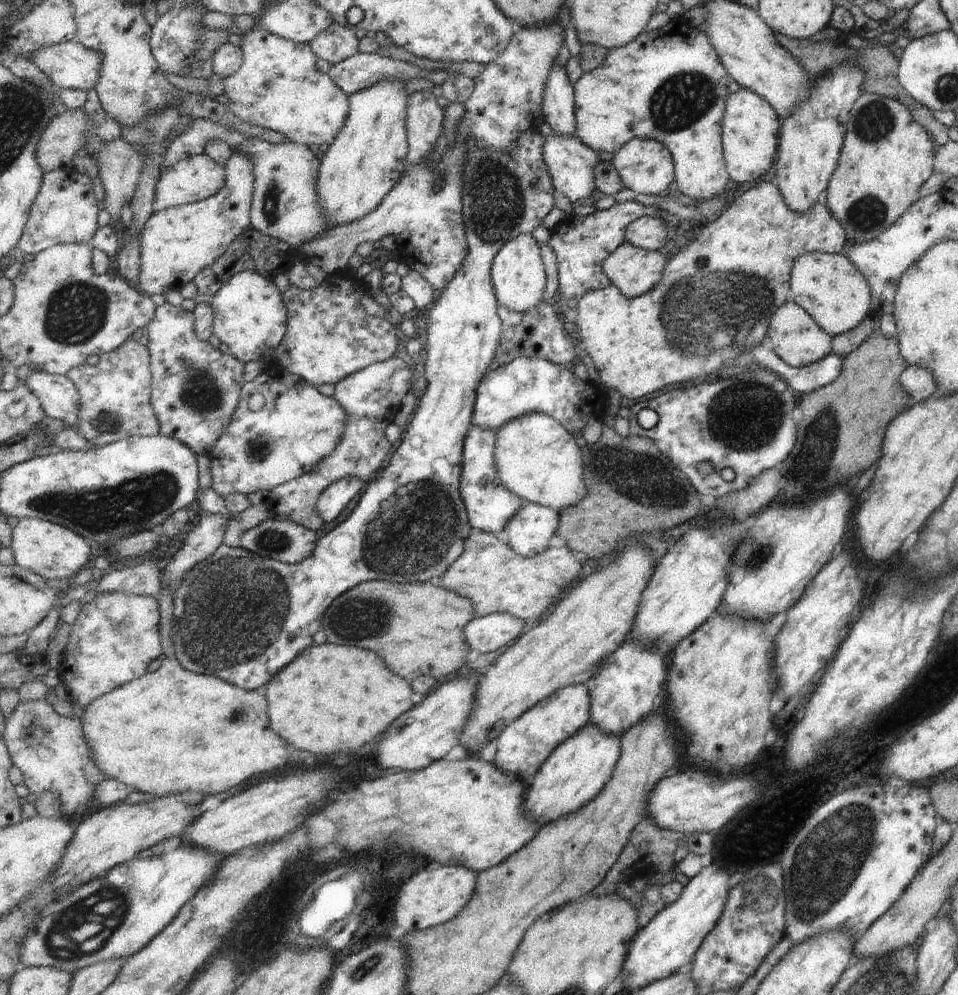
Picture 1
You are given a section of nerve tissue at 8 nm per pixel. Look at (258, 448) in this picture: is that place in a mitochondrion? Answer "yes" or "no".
yes

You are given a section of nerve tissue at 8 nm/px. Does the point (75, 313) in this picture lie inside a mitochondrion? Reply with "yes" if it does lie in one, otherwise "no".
yes

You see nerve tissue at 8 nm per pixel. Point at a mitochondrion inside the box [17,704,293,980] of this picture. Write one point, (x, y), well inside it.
(87, 925)

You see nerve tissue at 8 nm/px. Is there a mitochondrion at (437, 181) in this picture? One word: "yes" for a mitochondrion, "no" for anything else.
yes

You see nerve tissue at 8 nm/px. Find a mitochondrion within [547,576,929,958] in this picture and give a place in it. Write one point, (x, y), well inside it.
(823, 875)

